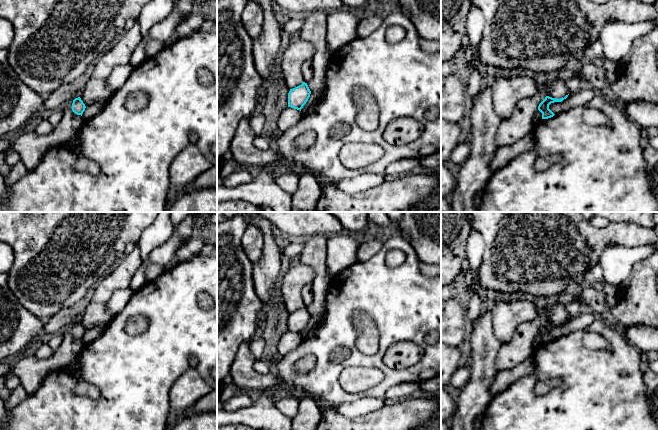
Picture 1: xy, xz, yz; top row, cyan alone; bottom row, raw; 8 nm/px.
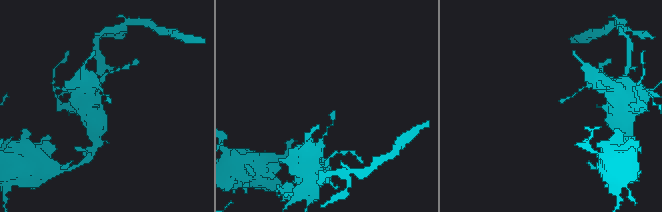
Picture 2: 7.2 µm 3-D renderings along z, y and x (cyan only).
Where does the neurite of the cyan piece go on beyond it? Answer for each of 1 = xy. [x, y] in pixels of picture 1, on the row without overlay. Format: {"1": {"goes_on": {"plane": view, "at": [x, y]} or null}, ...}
{"1": {"goes_on": null}}

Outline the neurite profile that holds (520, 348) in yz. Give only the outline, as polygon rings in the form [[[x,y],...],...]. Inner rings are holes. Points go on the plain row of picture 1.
[[[537,312],[532,321],[519,325],[512,340],[507,344],[502,344],[498,352],[496,359],[498,370],[512,369],[532,355],[532,341],[546,320],[547,313]]]

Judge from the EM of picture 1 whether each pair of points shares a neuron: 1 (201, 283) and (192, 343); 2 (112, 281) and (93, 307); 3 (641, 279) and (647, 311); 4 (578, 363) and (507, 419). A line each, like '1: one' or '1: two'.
1: one
2: two
3: one
4: one

